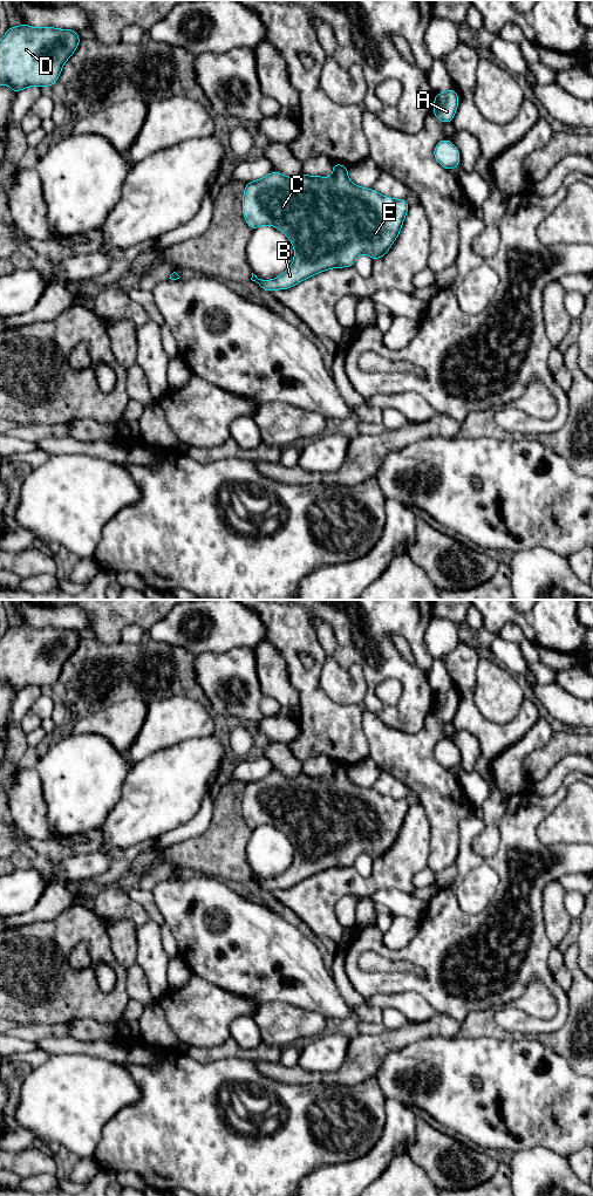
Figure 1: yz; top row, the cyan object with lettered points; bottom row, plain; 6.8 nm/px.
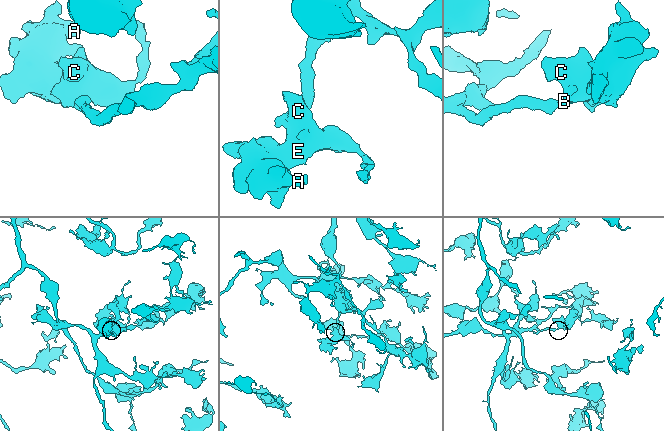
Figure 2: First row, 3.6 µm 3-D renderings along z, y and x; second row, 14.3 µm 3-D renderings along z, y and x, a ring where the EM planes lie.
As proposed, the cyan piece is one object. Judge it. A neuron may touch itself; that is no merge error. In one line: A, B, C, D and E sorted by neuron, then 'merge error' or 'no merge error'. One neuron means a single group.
A B C D E | no merge error

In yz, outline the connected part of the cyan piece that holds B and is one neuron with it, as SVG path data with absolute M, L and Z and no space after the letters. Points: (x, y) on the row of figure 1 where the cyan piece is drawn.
M332 163L333 176L307 176L300 173L288 178L278 171L272 171L259 180L246 184L243 196L243 214L253 231L261 225L272 225L282 231L291 240L295 254L291 267L277 279L261 280L252 273L252 281L267 292L288 289L300 281L330 268L353 267L360 254L368 254L374 261L382 258L397 239L403 220L409 210L404 199L393 199L377 193L374 189L356 186L348 178L348 166Z

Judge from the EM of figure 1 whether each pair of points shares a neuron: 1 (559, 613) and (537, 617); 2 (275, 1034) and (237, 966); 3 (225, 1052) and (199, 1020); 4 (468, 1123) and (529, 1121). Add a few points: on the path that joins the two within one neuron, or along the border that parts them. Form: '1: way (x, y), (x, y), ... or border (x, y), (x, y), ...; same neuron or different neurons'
1: way (553, 615), (551, 617), (543, 617); same neuron
2: border (286, 1003), (266, 1002), (259, 1006); different neurons
3: border (230, 1036), (212, 1047), (191, 1045); different neurons
4: way (485, 1109), (491, 1104), (497, 1089), (512, 1104); same neuron

